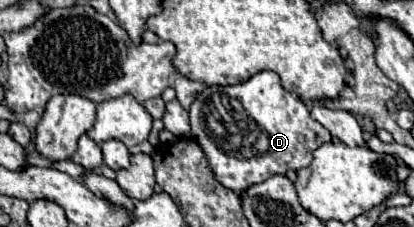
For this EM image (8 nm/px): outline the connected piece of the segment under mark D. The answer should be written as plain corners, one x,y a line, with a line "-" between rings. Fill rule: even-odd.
260,71
238,85
204,87
204,91
190,105
190,127
192,137
206,153
206,161
214,179
236,193
248,189
250,185
262,183
276,173
284,175
290,169
298,171
310,165
312,151
330,141
330,133
326,133
326,129
322,129
322,125
310,117
306,105
296,93
290,93
280,85
280,77
274,71

